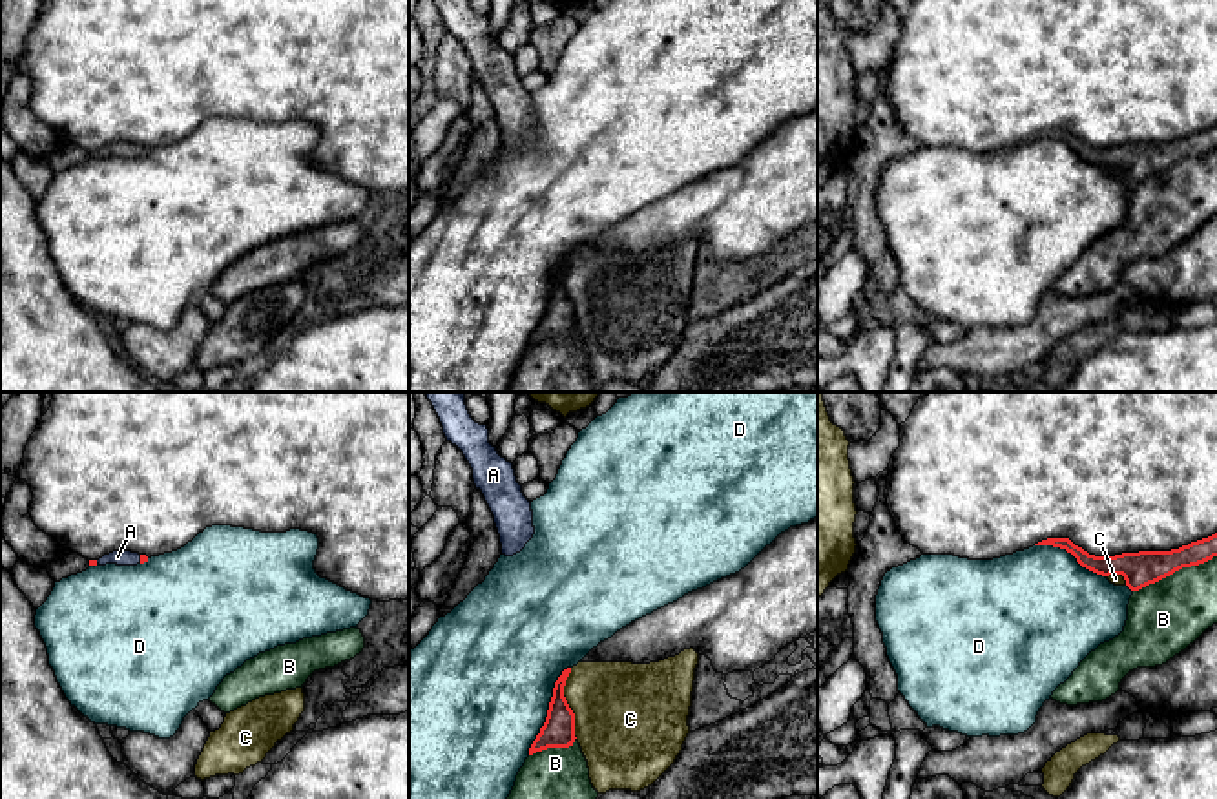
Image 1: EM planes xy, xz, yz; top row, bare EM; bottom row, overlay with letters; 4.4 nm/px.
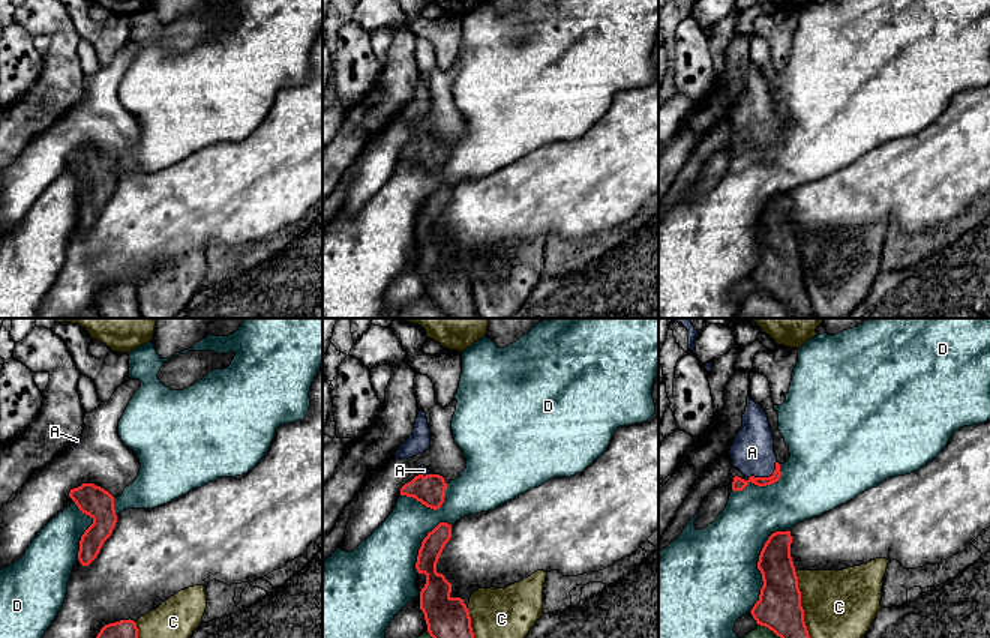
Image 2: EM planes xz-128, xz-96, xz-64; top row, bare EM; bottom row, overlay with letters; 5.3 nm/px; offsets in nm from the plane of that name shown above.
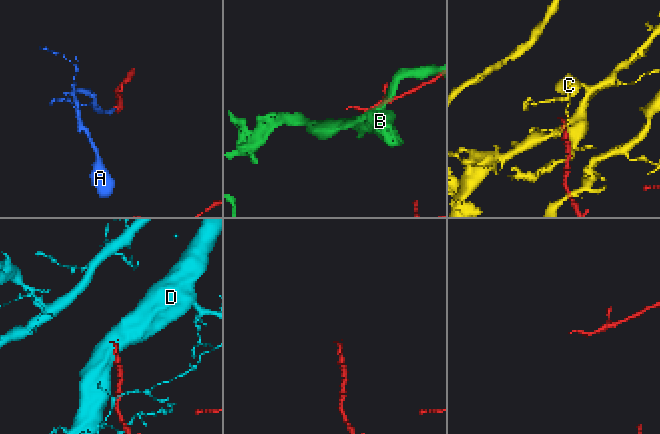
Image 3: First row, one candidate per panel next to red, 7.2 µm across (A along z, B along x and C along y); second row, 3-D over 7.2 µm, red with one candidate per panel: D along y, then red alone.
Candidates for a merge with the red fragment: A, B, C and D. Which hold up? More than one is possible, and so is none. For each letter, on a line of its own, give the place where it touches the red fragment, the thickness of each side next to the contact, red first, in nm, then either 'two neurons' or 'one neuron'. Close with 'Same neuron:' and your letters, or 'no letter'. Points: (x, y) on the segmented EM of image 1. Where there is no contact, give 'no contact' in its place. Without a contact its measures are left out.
A: contact xy (141, 559); calibres 30 and 60 nm; one neuron
B: contact yz (1174, 571); calibres 160 and 320 nm; two neurons
C: contact xz (566, 703); calibres 140 and 420 nm; two neurons
D: contact xz (548, 710); calibres 140 and 500 nm; two neurons
Same neuron: A

